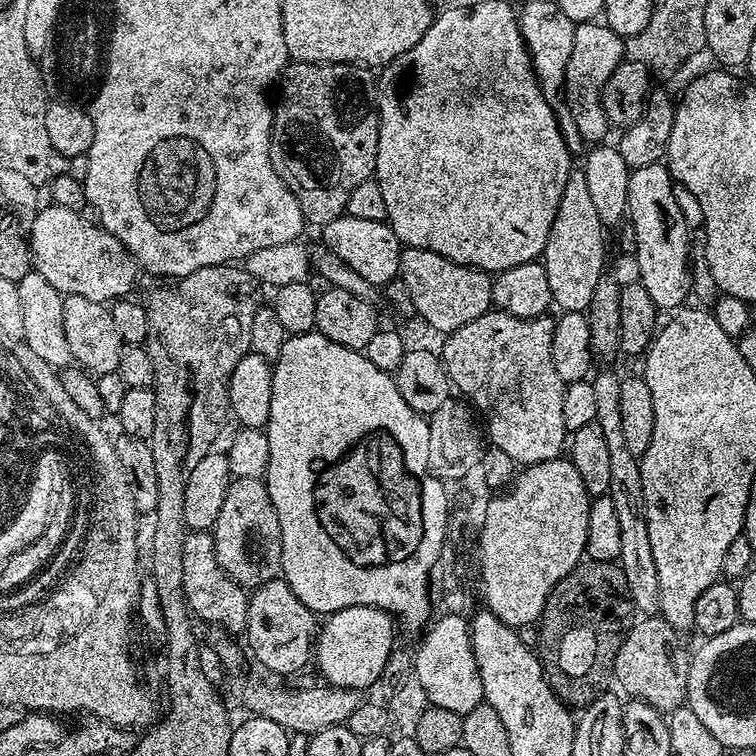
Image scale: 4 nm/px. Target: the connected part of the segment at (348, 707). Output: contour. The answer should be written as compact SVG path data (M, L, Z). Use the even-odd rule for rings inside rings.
M236 680L232 684L232 692L245 704L249 713L270 718L270 722L278 722L288 733L300 732L303 736L313 736L318 730L328 728L332 724L347 724L350 714L358 710L362 696L354 688L300 688L291 692L288 688L271 688L268 684L251 684L248 680Z

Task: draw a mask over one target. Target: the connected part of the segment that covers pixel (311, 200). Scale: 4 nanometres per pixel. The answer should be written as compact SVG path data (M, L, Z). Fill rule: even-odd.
M292 62L285 67L282 73L282 79L278 84L278 92L280 88L280 101L277 99L274 104L274 111L272 114L272 141L270 142L270 158L272 159L272 165L277 174L282 178L282 182L287 186L290 191L297 196L298 206L302 206L302 214L304 215L305 221L309 225L317 224L317 226L323 226L329 224L334 218L345 215L348 210L348 203L350 202L350 190L354 190L354 186L358 186L358 182L366 182L367 180L373 179L376 171L376 155L378 154L378 134L380 133L380 110L376 106L376 94L378 91L378 80L374 75L373 69L367 66L361 66L359 64L302 64L299 62Z

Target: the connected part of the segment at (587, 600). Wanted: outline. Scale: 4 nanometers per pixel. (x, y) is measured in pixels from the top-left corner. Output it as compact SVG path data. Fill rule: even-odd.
M589 560L577 564L574 571L566 574L562 582L558 582L552 588L548 601L544 607L544 613L540 616L538 627L540 629L540 643L538 655L544 666L544 674L556 695L569 706L583 706L596 699L605 691L604 683L613 679L614 658L624 641L624 635L634 623L634 609L632 600L628 597L626 578L622 574L619 563L611 560ZM568 650L586 650L590 660L590 668L580 666L580 676L574 672L578 668L570 668L572 676L566 676L568 672Z

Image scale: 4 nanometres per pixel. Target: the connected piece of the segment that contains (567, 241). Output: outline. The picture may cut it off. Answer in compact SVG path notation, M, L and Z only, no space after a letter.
M574 168L568 173L558 214L555 215L542 257L547 281L550 282L552 303L560 312L587 313L594 298L594 286L598 286L606 270L603 231L604 225L595 211L583 169Z

